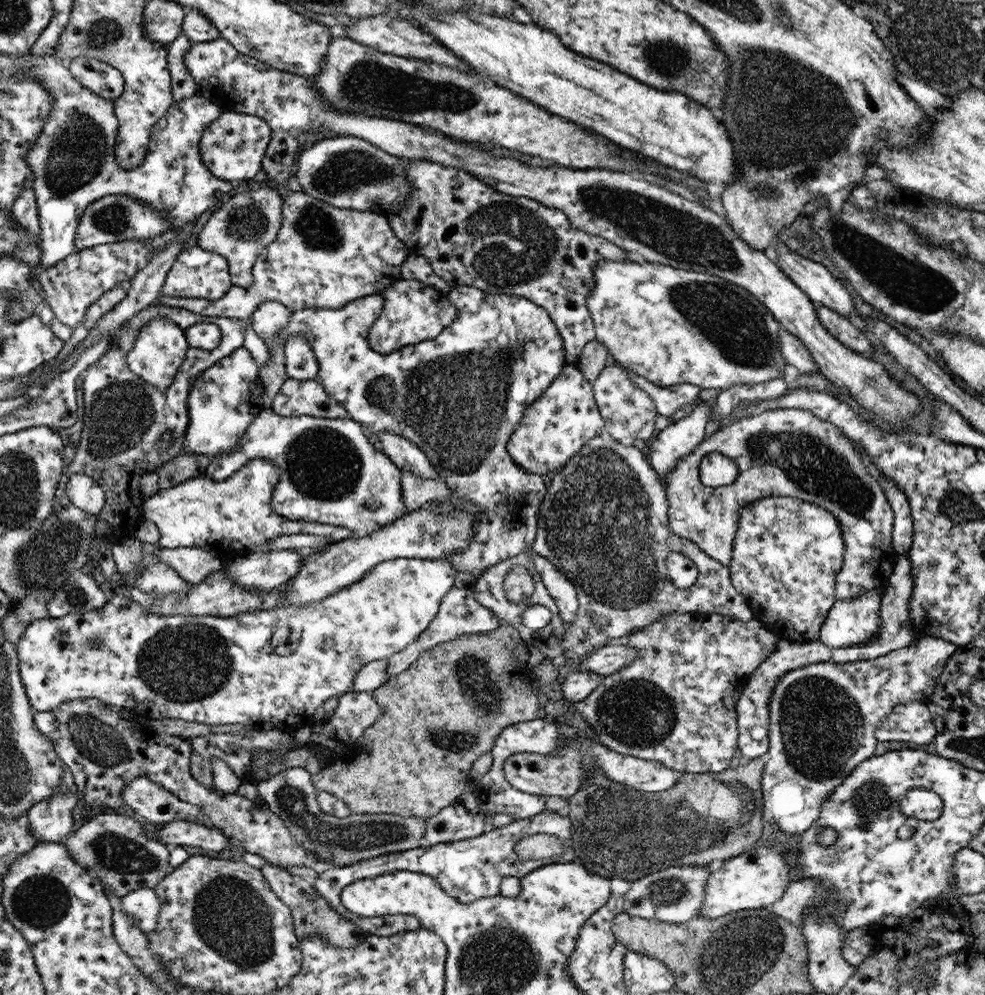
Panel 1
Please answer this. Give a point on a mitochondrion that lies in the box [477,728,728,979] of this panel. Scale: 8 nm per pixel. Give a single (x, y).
(667, 889)

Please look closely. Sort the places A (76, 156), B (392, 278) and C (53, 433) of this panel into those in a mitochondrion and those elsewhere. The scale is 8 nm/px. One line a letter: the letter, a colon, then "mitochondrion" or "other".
A: mitochondrion
B: other
C: other

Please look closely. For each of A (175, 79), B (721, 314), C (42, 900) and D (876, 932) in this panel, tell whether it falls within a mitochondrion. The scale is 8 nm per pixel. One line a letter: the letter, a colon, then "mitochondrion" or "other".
A: other
B: mitochondrion
C: mitochondrion
D: other

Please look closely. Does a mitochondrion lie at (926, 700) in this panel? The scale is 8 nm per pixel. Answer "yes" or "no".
no

